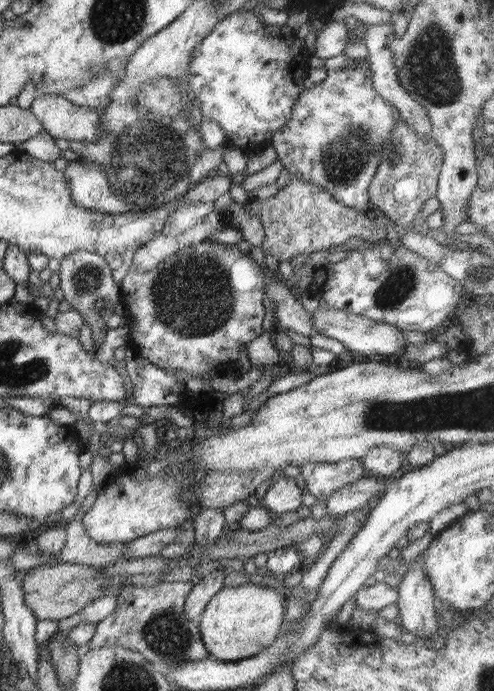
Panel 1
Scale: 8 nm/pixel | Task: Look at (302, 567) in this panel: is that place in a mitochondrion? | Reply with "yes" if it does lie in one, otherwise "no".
no

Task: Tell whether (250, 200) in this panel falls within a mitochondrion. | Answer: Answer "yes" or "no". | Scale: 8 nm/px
no

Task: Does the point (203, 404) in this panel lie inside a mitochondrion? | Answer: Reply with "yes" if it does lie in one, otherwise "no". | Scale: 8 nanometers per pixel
no

